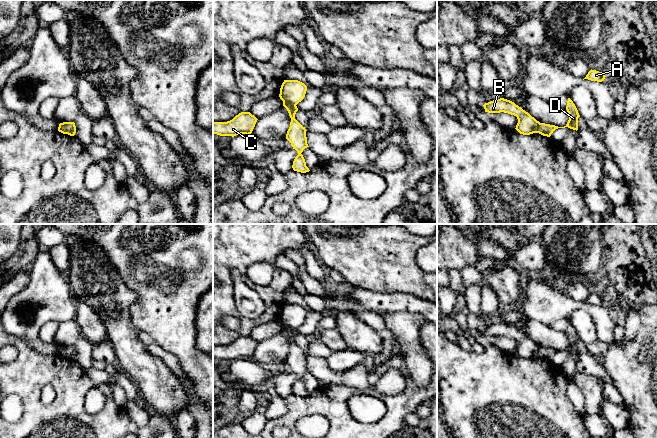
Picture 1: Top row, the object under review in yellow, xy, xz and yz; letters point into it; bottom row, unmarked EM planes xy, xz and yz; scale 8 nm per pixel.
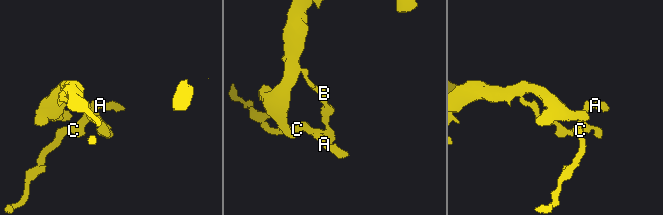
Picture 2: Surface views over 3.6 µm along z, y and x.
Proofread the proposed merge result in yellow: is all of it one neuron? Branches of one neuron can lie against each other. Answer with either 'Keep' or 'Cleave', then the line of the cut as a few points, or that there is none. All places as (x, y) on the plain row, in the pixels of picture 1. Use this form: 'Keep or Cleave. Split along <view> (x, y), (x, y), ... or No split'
Cleave. Split along xz (283, 325), (288, 325), (295, 329)

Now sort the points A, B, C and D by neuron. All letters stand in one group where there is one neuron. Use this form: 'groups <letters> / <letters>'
groups A C D / B

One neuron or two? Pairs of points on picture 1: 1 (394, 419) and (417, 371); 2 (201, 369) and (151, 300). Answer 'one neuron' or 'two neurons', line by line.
1: two neurons
2: one neuron

